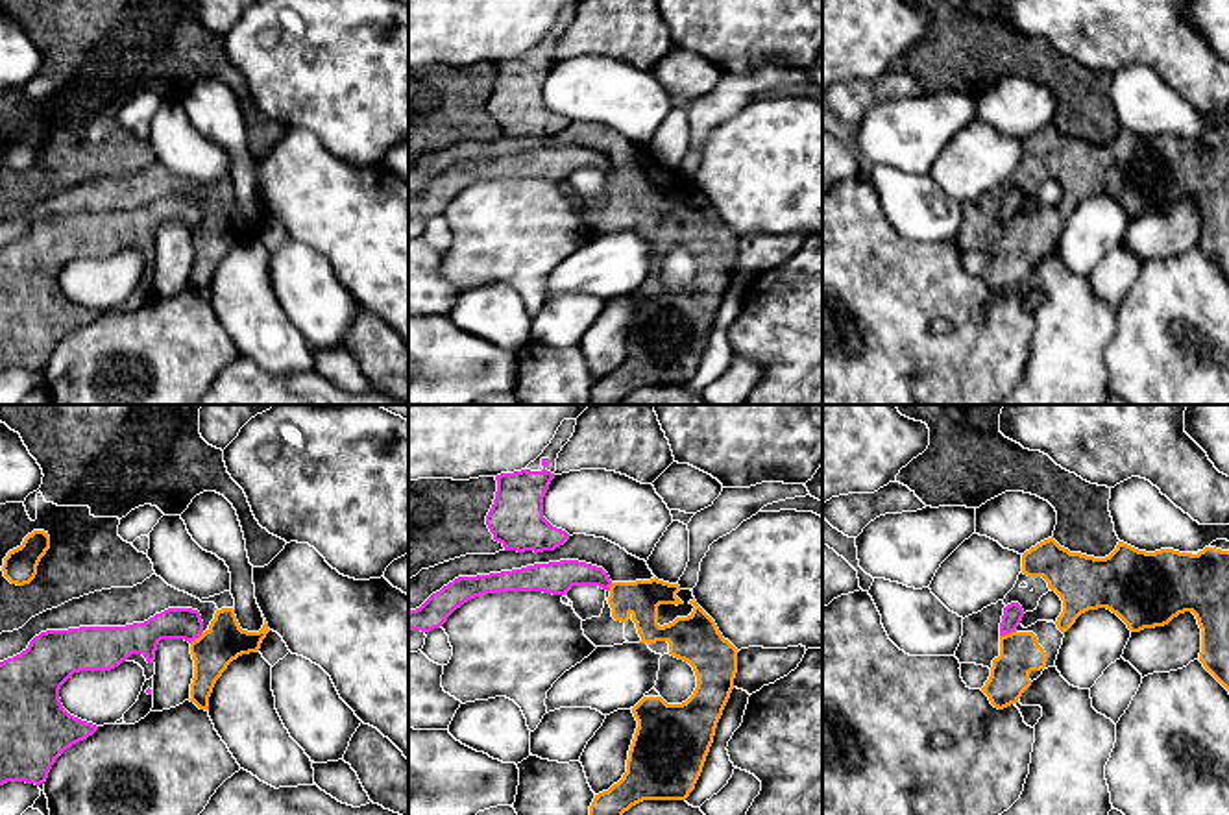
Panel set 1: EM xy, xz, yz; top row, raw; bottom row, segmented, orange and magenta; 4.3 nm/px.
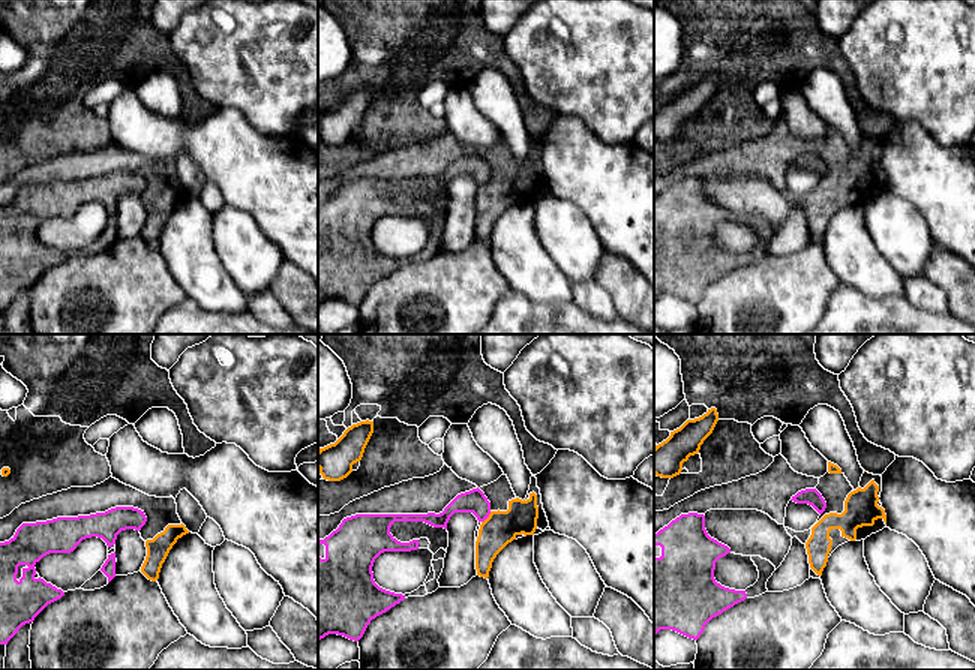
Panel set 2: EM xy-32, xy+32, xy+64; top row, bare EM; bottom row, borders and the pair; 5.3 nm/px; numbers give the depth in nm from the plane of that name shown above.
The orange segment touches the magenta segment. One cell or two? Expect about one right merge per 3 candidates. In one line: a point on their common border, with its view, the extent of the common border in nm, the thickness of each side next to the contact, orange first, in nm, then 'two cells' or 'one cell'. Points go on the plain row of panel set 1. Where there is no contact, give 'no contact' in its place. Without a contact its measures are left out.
yz (1008, 220) | 80 nm | 180/90 nm | one cell

